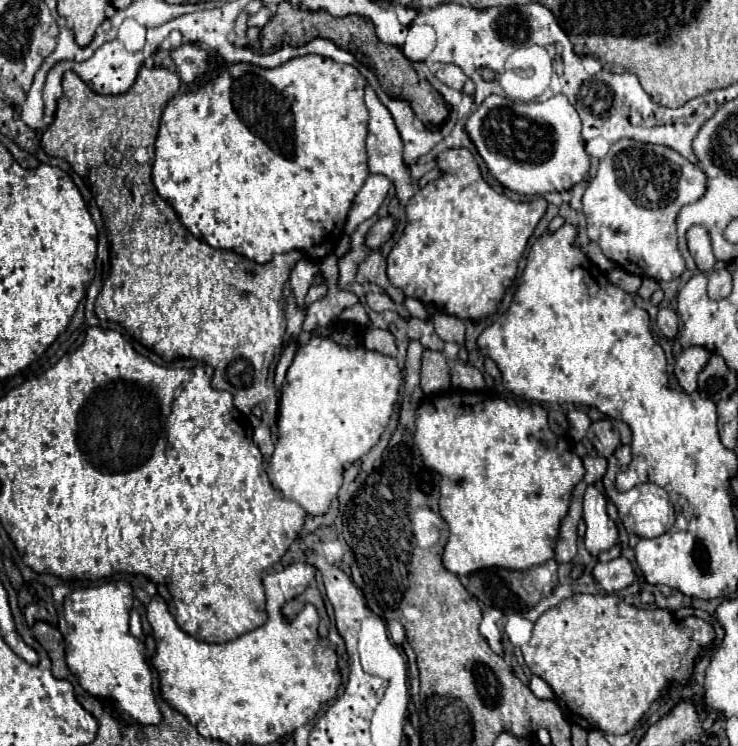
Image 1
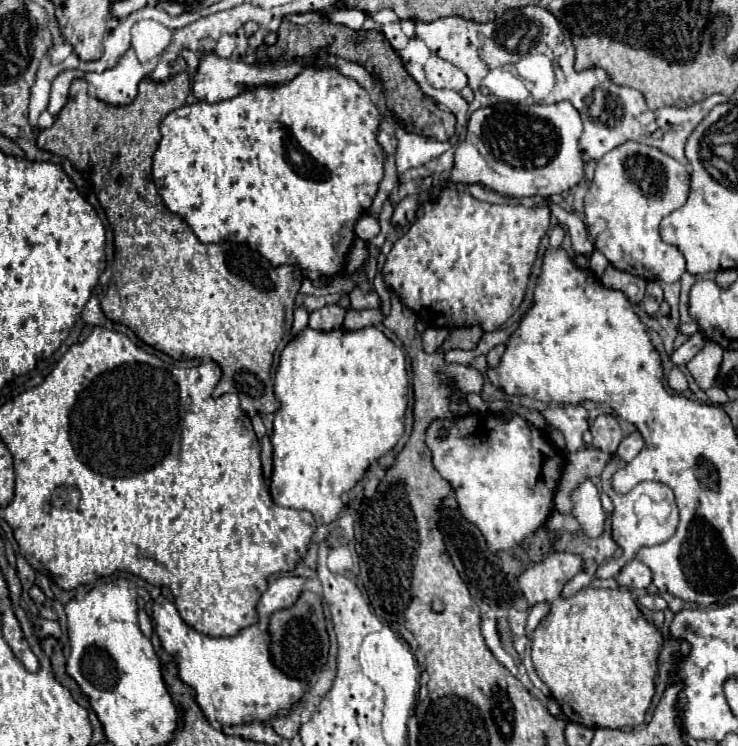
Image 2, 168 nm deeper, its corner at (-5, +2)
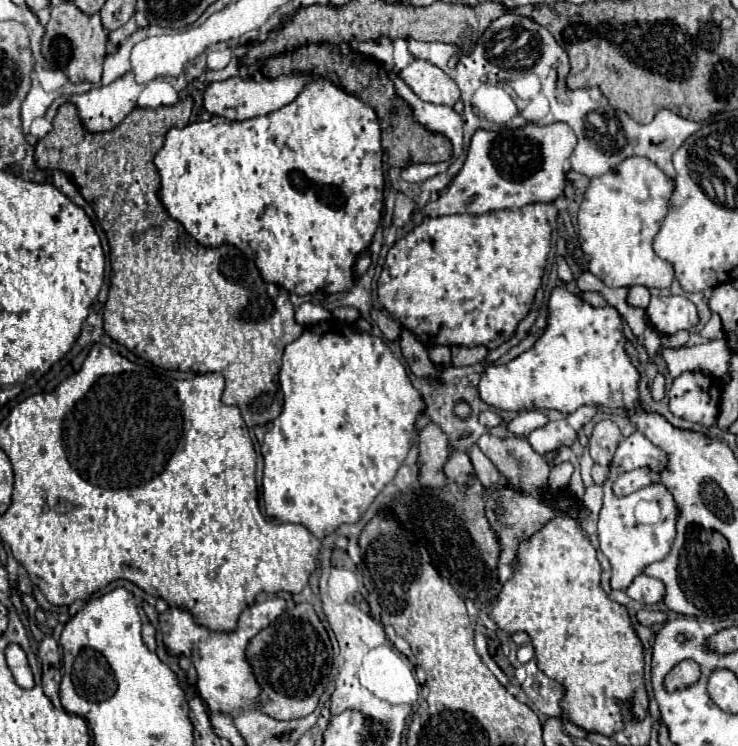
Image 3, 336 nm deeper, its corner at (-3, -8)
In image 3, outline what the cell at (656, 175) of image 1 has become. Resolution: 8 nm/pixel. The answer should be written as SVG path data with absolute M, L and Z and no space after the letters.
M630 156L610 168L606 174L592 178L578 210L578 236L582 252L588 254L588 270L598 276L606 286L630 288L642 284L646 288L670 288L674 280L674 266L654 254L652 240L668 214L672 192L674 182L654 162L640 156Z

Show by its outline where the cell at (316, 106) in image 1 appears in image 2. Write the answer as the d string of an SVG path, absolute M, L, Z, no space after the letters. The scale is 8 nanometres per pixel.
M310 66L310 68L304 68L288 84L260 86L256 90L246 90L232 100L224 100L224 102L216 102L216 104L208 104L208 102L186 104L178 110L170 112L160 124L162 140L154 154L152 178L154 178L154 184L158 186L158 194L166 202L166 206L174 214L184 218L202 242L216 244L222 240L230 240L230 242L248 244L252 250L258 250L264 258L268 258L268 262L272 262L272 266L282 266L282 264L296 266L296 268L300 268L302 276L308 280L318 280L322 276L336 276L336 274L344 272L346 256L356 238L354 226L356 226L358 218L364 216L368 212L368 208L372 206L372 200L378 192L378 184L384 176L384 170L382 170L384 150L380 150L380 144L376 142L376 130L380 130L380 120L382 120L382 116L380 116L378 106L372 102L372 96L354 78L342 76L336 68Z

